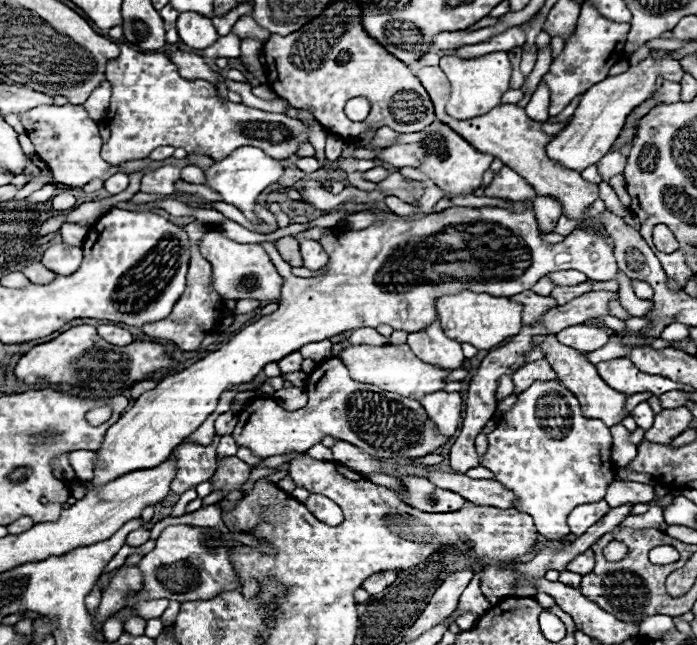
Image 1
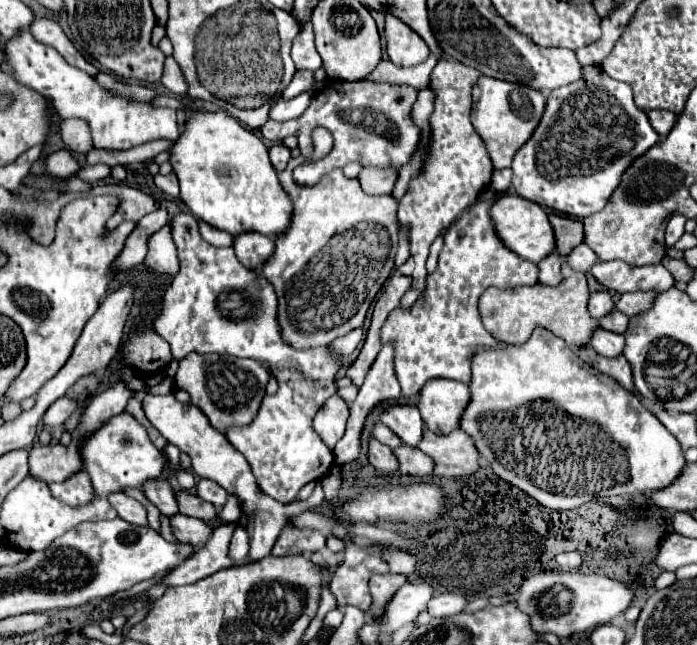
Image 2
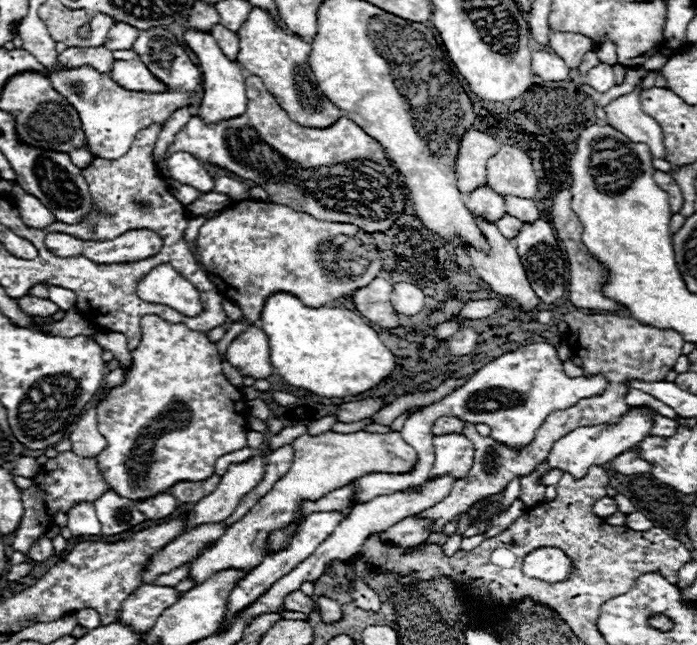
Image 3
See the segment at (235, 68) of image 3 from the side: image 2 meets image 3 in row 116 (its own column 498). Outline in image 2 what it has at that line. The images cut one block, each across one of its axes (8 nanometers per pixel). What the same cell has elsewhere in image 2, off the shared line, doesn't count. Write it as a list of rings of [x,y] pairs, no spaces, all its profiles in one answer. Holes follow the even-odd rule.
[[[510,194],[510,196],[500,198],[492,206],[490,216],[494,220],[496,232],[502,238],[502,242],[510,250],[514,250],[520,258],[538,264],[540,260],[544,260],[548,254],[554,252],[554,246],[556,246],[554,230],[552,230],[550,222],[548,222],[548,214],[546,214],[546,210],[542,206],[538,206],[538,204],[534,204],[534,202],[526,200],[526,198],[518,198],[516,194]]]

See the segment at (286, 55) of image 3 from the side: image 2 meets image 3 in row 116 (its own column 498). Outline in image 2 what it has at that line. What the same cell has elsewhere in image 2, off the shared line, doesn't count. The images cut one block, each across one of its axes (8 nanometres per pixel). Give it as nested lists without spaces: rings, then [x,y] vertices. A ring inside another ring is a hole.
[[[564,260],[562,266],[562,286],[520,286],[514,290],[486,290],[480,302],[480,314],[486,330],[494,334],[504,344],[522,344],[530,338],[532,330],[542,326],[562,338],[572,350],[590,346],[592,334],[598,328],[598,322],[588,312],[588,284],[582,272],[574,272]]]

